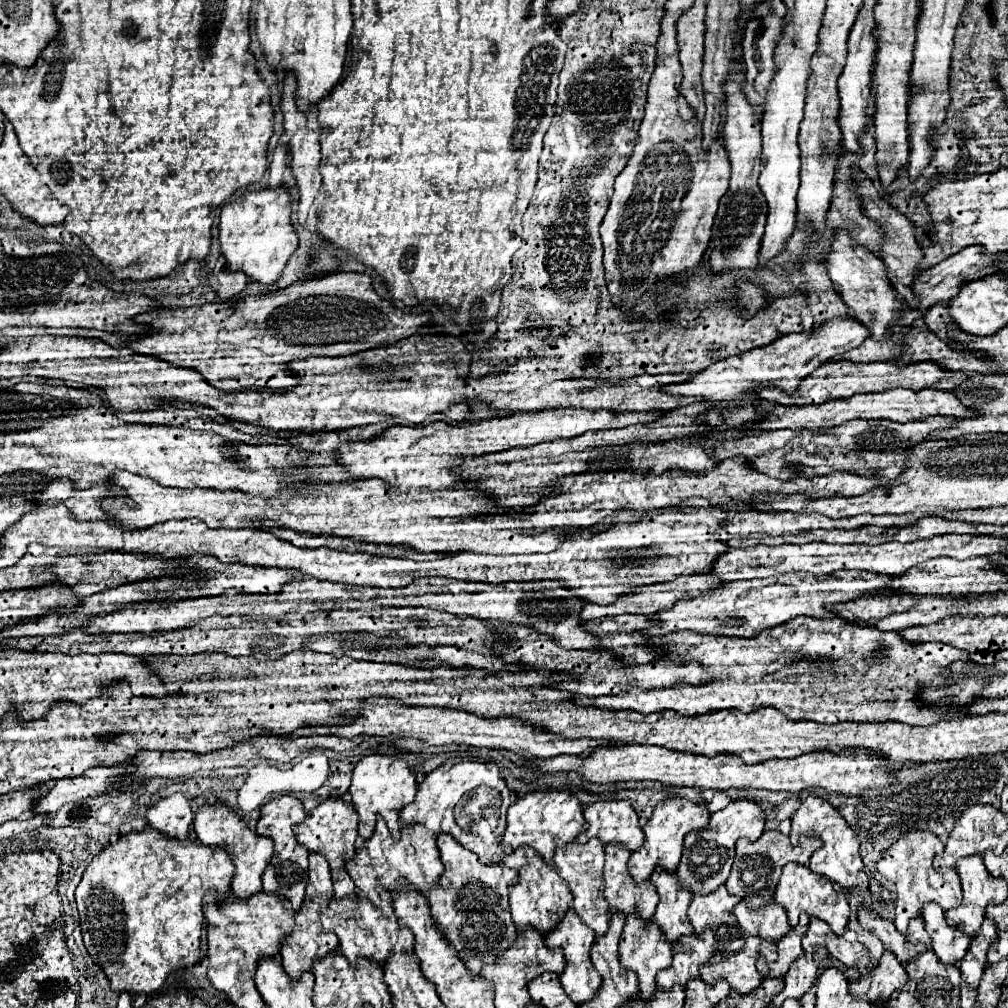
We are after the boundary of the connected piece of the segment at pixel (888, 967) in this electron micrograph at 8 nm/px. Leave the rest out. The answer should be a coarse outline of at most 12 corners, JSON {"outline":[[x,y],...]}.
{"outline":[[886,949],[878,965],[850,983],[854,997],[874,1005],[908,981],[904,965]]}

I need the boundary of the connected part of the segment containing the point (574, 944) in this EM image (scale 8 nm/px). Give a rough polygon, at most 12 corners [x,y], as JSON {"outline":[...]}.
{"outline":[[572,909],[544,935],[562,947],[566,995],[584,1003],[602,985],[590,959],[594,931]]}

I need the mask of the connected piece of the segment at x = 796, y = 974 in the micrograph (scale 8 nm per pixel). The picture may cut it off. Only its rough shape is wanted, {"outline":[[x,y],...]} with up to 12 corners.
{"outline":[[820,951],[804,953],[784,975],[784,991],[772,1005],[784,999],[800,999],[818,977]]}

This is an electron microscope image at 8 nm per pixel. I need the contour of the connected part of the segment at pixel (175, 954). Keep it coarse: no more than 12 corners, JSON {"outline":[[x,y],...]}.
{"outline":[[154,827],[76,887],[90,957],[152,995],[206,957],[222,847]]}

